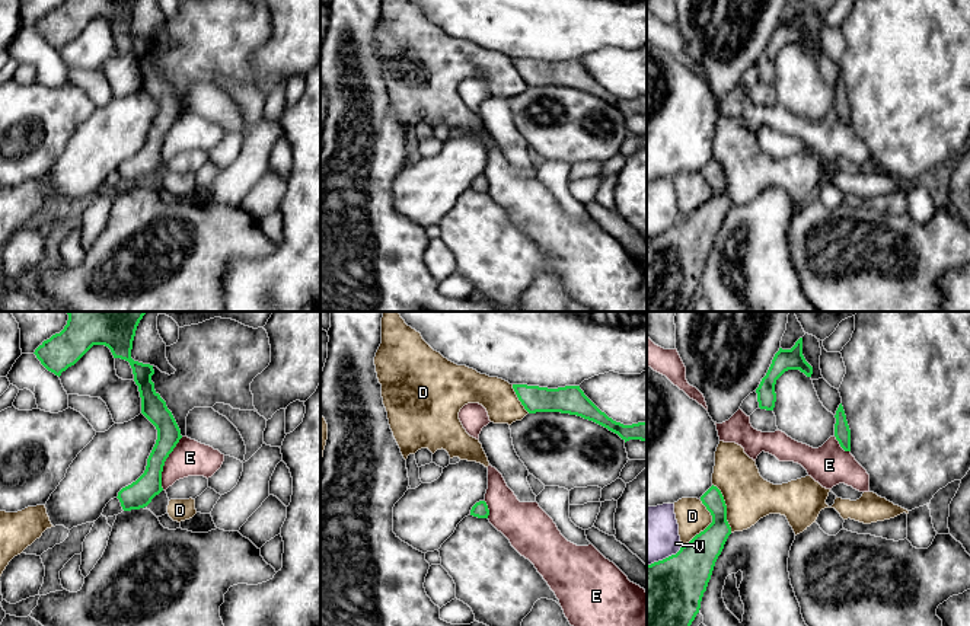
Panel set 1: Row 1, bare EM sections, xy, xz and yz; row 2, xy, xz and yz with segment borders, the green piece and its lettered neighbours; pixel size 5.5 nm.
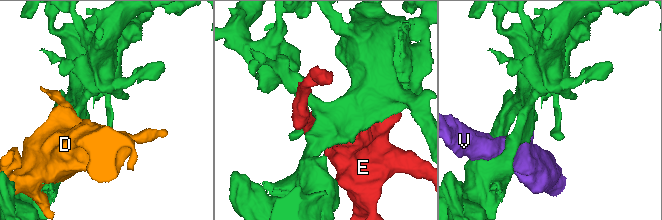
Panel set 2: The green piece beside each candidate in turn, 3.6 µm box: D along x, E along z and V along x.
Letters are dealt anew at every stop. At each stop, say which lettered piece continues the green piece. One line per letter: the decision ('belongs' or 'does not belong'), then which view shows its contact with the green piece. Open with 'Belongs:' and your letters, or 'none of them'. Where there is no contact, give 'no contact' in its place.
Belongs: none of them
D: does not belong | yz
E: does not belong | xy
V: does not belong | yz

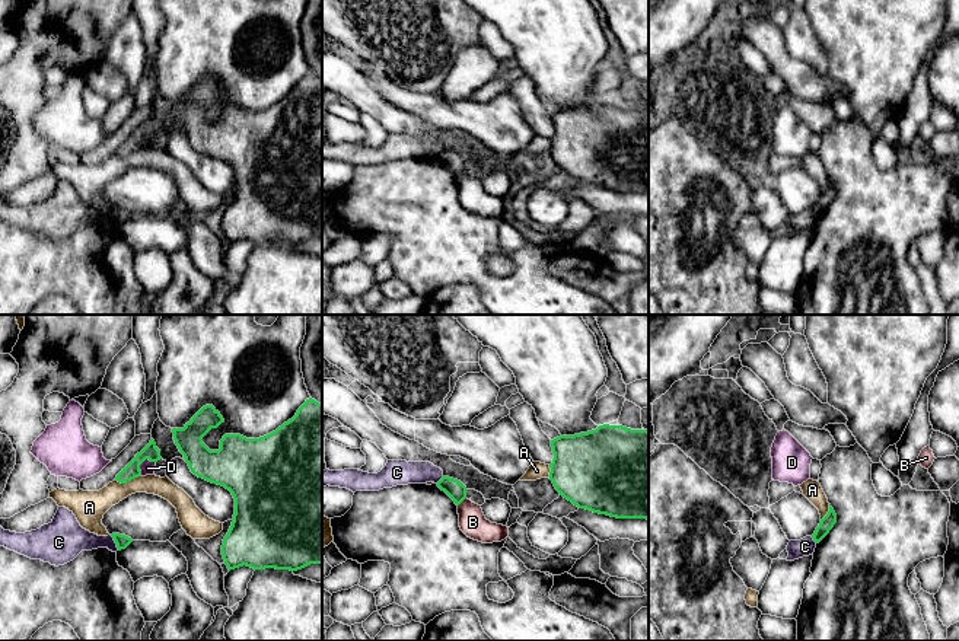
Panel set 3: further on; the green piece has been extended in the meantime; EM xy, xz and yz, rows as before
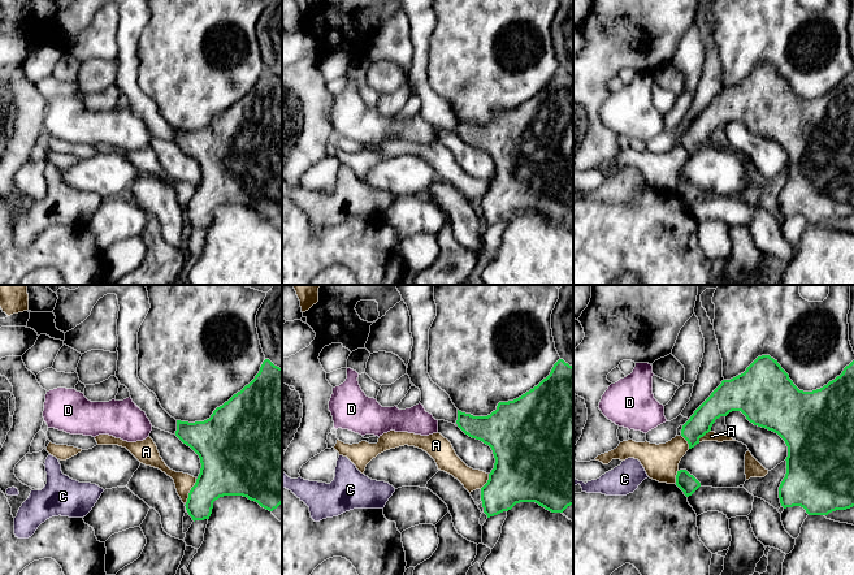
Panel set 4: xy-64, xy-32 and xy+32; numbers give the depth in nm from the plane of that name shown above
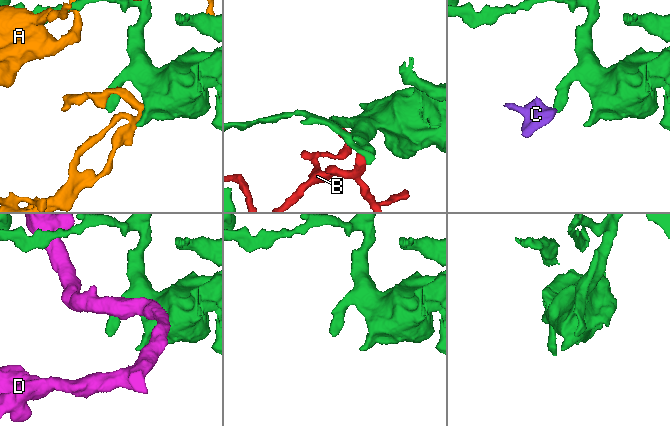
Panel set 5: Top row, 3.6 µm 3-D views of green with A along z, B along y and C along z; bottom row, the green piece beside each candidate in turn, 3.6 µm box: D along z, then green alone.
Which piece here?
Belongs: none of them
A: does not belong | xy
B: does not belong | xz
C: does not belong | xy
D: does not belong | xy

